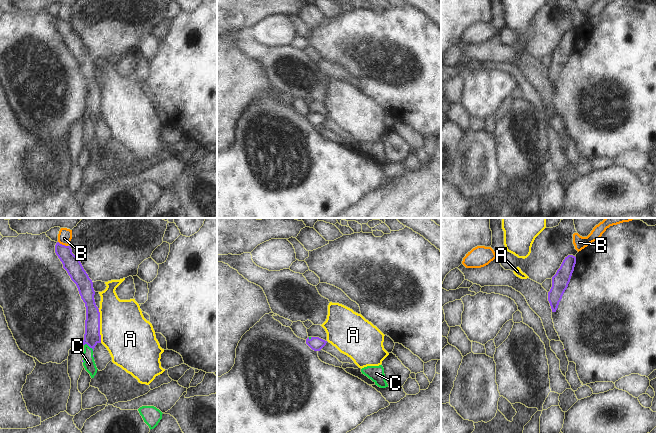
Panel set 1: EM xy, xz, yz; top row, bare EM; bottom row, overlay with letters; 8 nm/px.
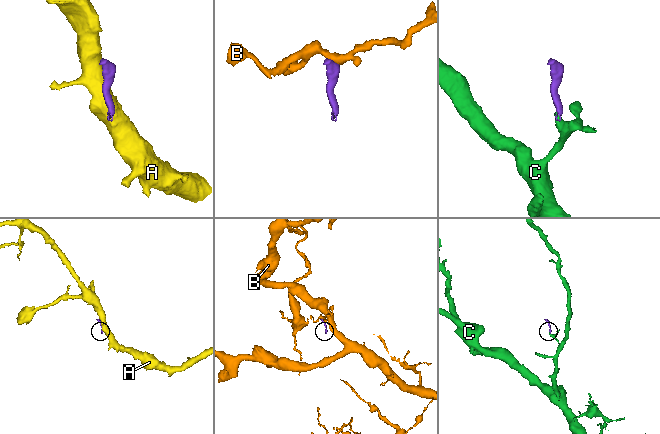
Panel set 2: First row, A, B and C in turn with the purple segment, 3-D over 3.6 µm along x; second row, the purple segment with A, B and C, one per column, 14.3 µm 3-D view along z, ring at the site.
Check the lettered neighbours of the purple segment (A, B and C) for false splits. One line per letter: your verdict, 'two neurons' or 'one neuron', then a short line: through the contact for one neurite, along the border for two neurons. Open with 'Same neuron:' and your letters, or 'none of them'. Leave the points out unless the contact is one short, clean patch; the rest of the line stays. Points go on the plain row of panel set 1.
Same neuron: C
A: two neurons | xy (98, 85), (101, 118)
B: two neurons | xy (58, 17), (67, 22)
C: one neuron | xy (92, 112), (89, 122), (89, 140)

